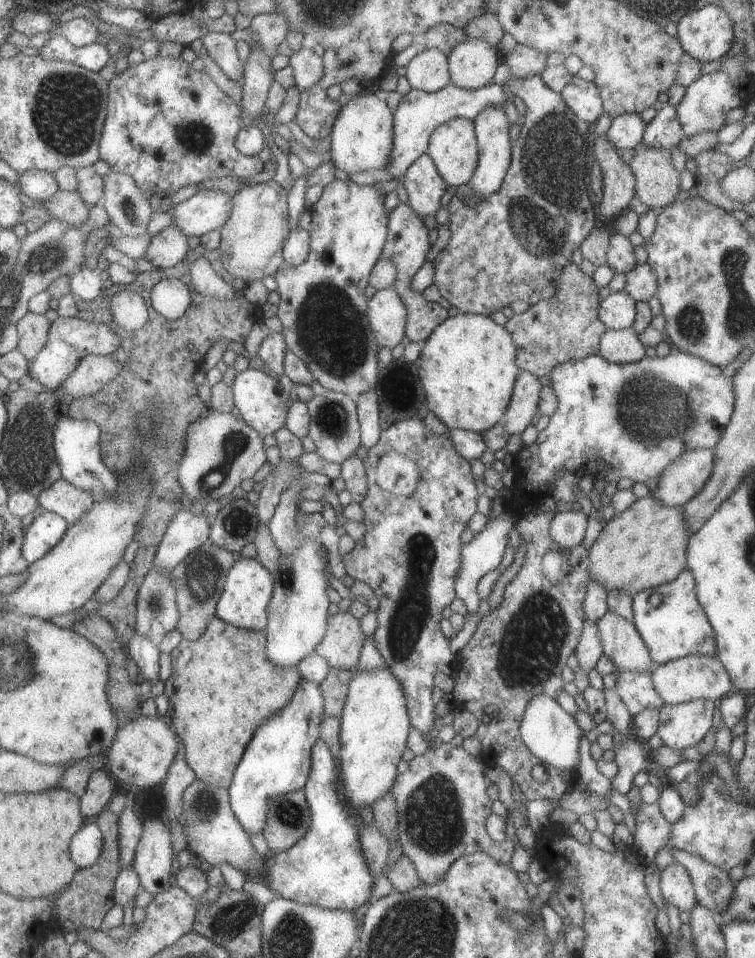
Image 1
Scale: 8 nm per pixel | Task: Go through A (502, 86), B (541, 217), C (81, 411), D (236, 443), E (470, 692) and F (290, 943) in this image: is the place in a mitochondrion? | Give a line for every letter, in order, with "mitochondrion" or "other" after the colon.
A: other
B: mitochondrion
C: other
D: mitochondrion
E: other
F: mitochondrion

